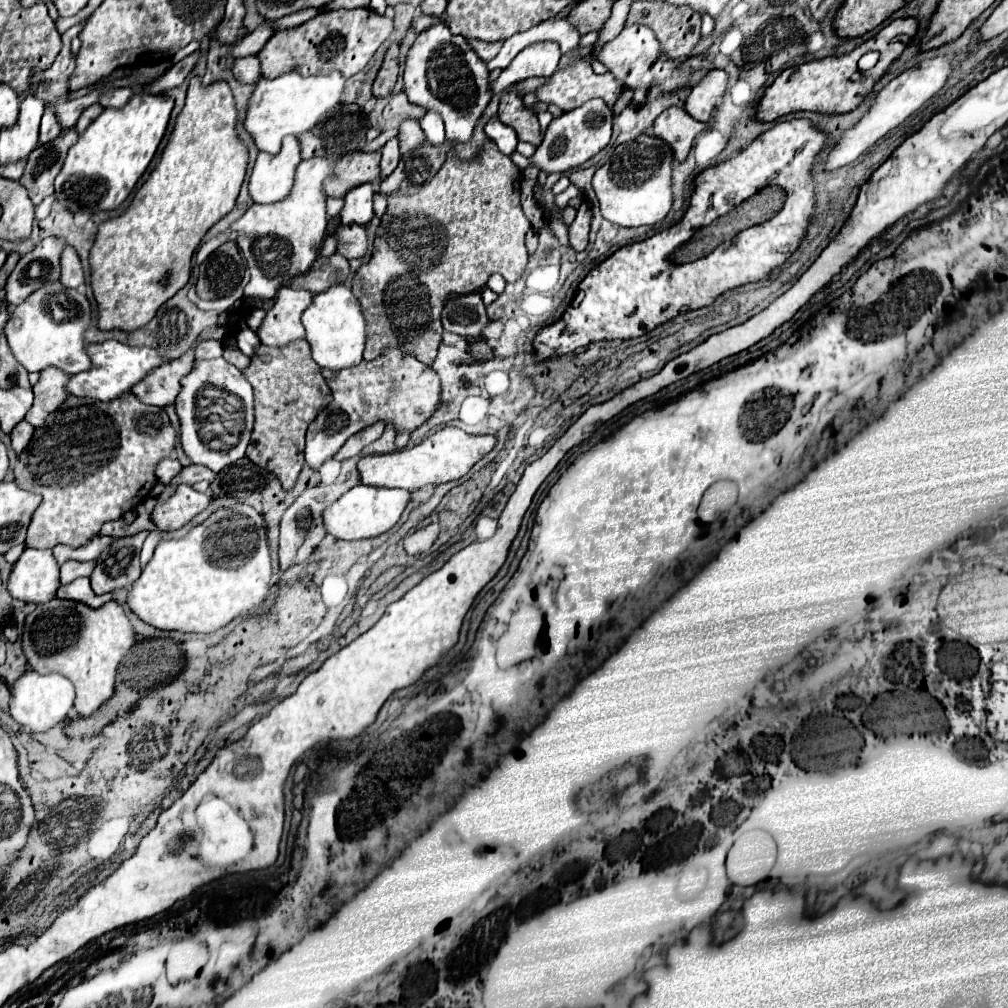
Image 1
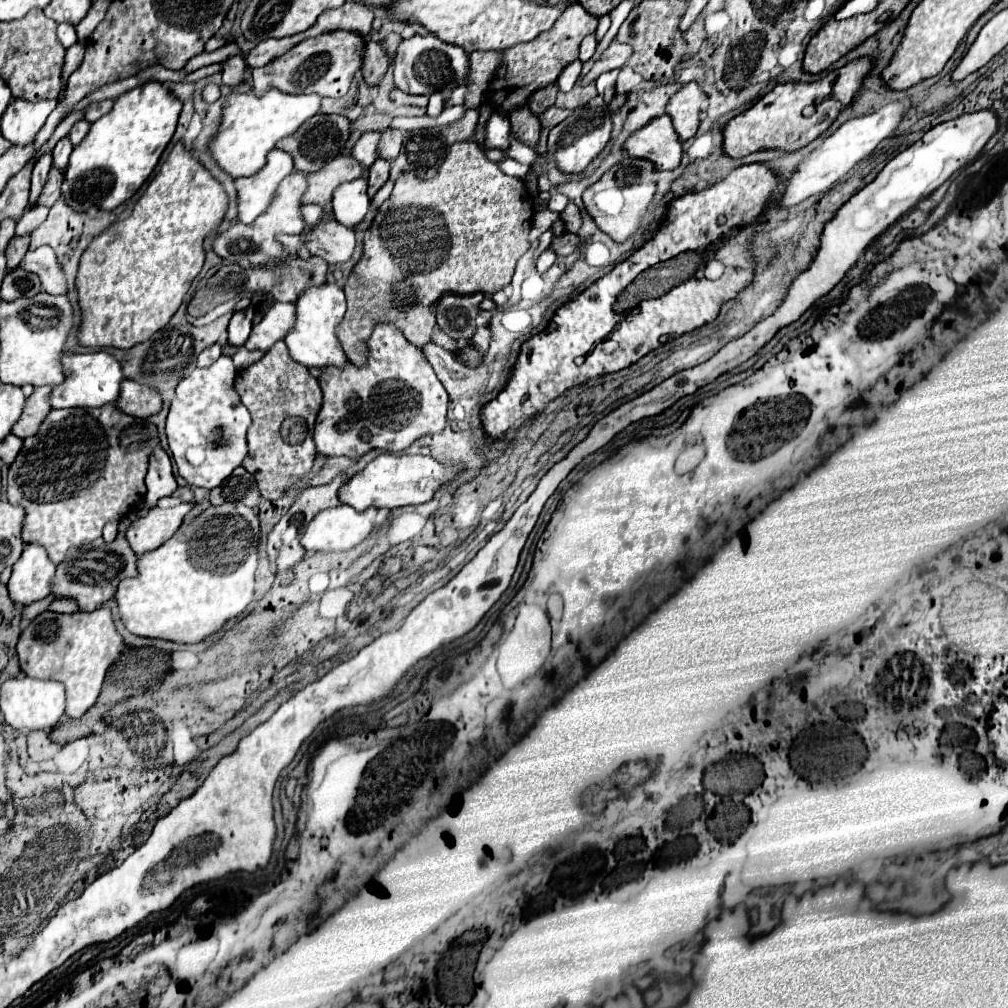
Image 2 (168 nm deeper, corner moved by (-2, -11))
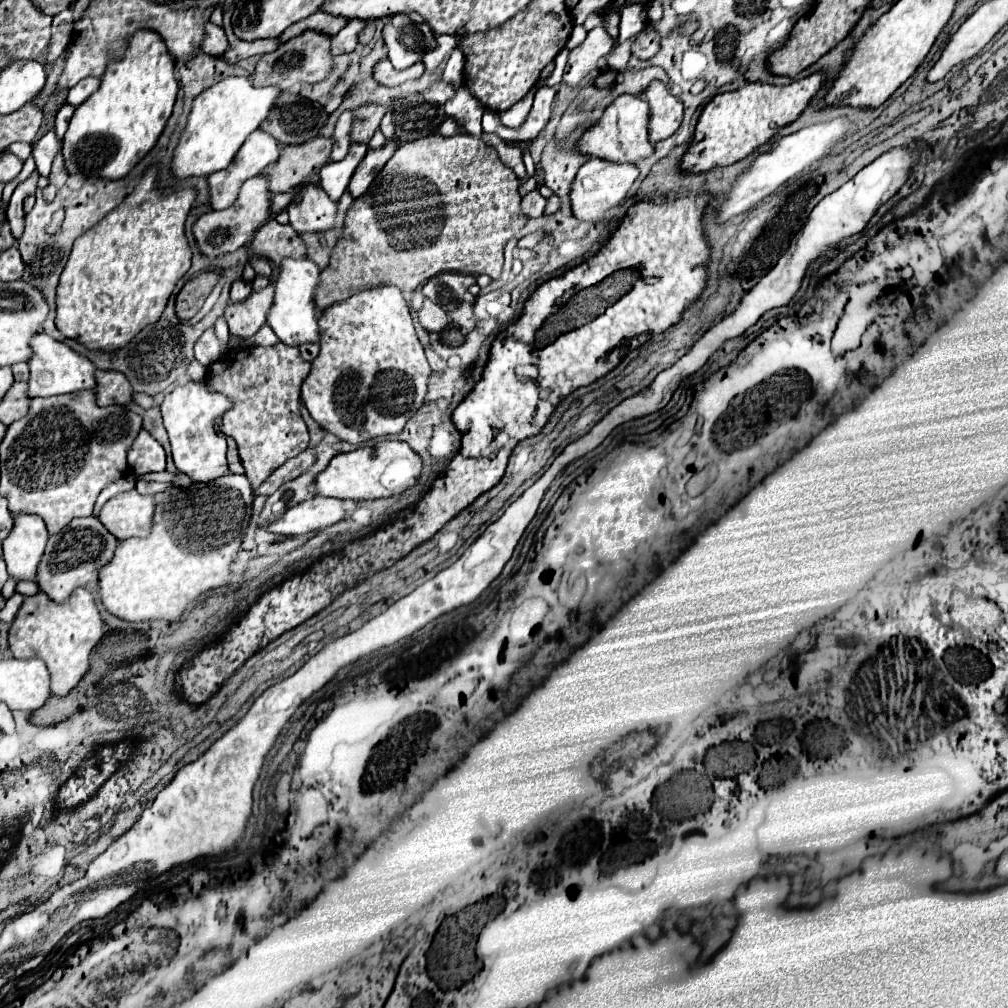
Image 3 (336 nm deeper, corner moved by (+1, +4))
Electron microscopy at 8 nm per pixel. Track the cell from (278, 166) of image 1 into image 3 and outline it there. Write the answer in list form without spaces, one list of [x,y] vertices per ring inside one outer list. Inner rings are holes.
[[[253,132],[237,152],[233,164],[229,168],[215,172],[209,176],[211,186],[211,206],[215,210],[225,210],[233,200],[237,200],[237,192],[241,184],[257,174],[261,174],[267,166],[277,162],[281,146],[267,132]]]

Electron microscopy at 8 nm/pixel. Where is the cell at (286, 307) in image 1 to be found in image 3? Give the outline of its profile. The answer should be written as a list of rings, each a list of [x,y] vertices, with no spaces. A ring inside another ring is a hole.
[[[267,286],[259,292],[251,292],[251,296],[241,304],[229,302],[225,308],[229,332],[241,338],[257,334],[259,328],[265,326],[265,314],[269,314],[271,306],[273,306],[273,286]]]

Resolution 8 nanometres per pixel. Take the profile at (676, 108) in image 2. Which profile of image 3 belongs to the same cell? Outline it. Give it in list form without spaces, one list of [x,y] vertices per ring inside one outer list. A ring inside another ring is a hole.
[[[655,80],[645,90],[651,108],[649,122],[649,138],[653,142],[665,140],[677,132],[683,122],[683,102],[669,92],[669,86]]]

